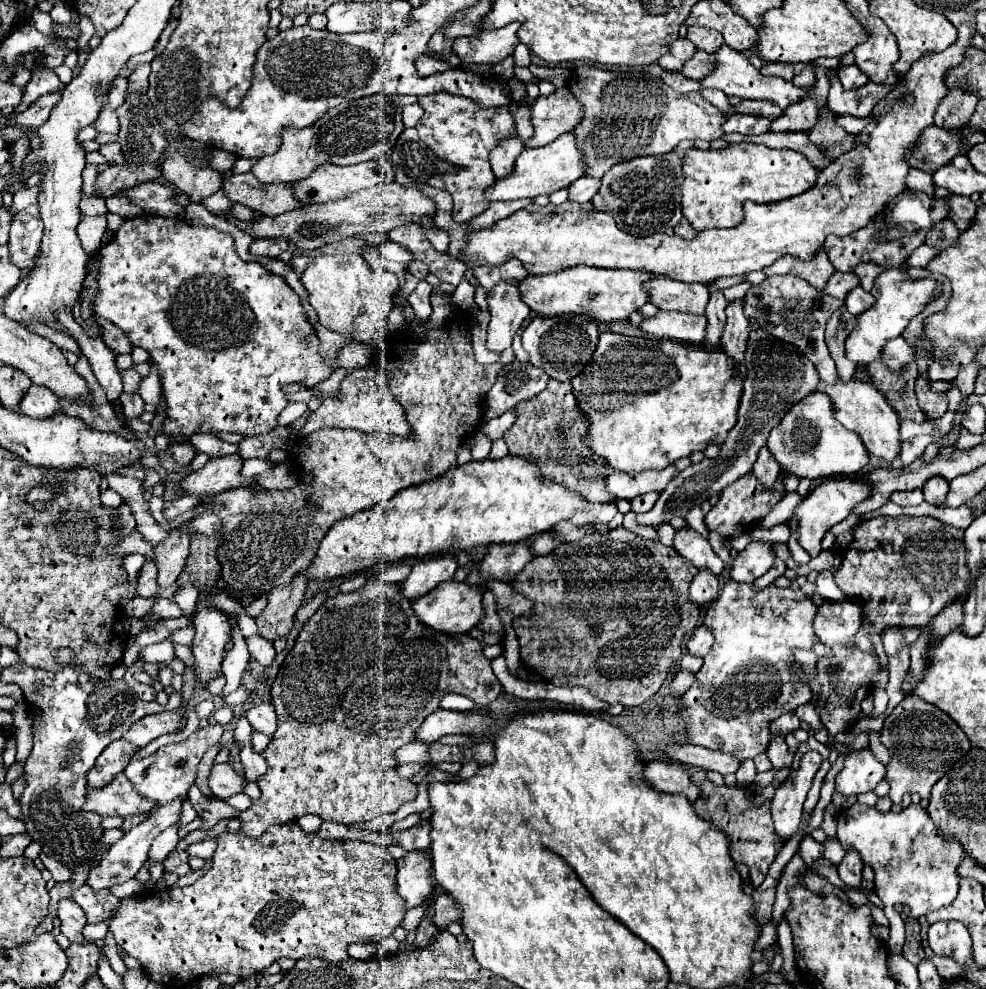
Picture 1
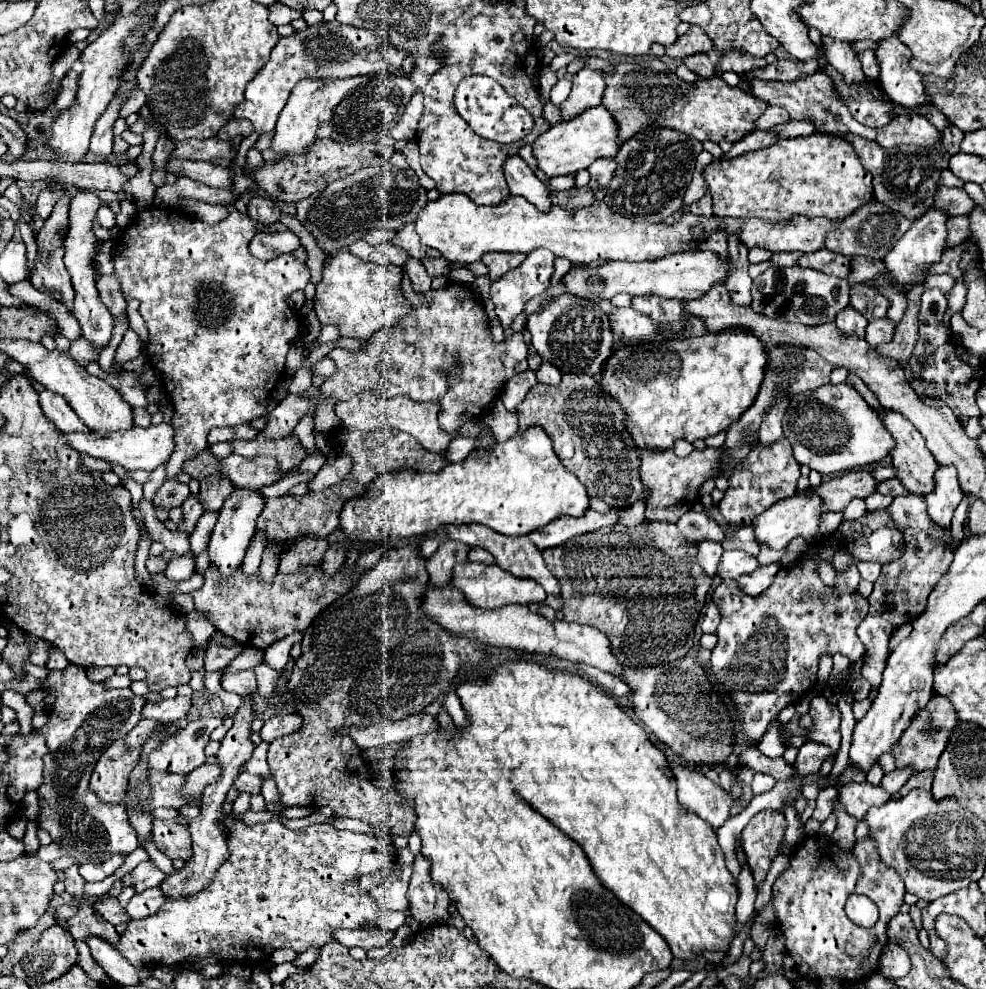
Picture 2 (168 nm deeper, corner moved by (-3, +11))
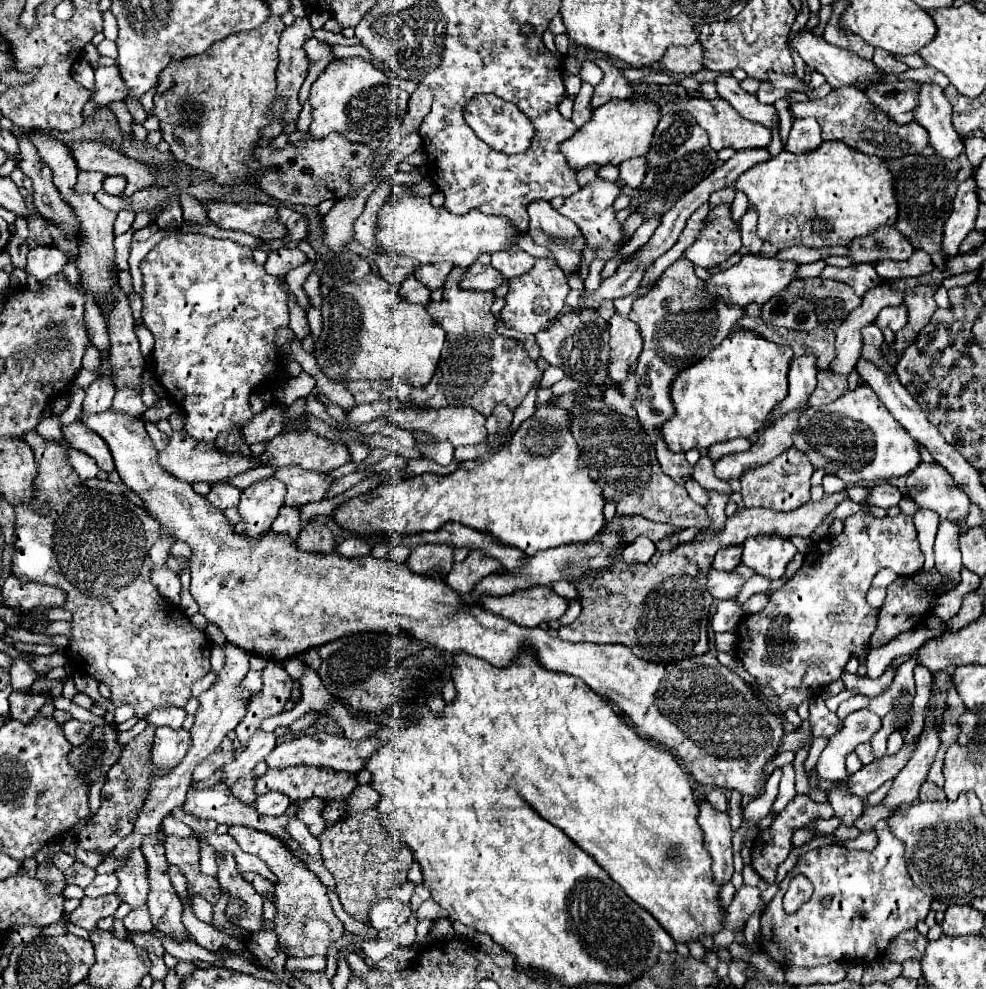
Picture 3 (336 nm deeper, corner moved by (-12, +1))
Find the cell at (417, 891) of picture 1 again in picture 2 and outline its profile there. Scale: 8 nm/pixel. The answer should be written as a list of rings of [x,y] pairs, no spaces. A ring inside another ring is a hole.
[[[396,862],[394,870],[388,874],[388,878],[378,884],[370,894],[380,902],[382,908],[388,910],[408,910],[408,900],[406,900],[406,888],[410,884],[410,872],[412,866],[402,866]]]

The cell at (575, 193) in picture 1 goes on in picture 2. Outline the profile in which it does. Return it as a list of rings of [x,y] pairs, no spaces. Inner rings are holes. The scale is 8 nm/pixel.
[[[602,158],[602,160],[596,160],[588,166],[588,172],[590,172],[590,178],[596,180],[598,184],[602,186],[608,186],[608,182],[612,180],[612,174],[614,174],[614,160],[612,158]]]

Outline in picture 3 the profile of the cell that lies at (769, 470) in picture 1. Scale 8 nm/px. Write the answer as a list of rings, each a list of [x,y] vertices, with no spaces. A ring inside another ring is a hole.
[[[807,348],[801,358],[795,358],[795,360],[791,362],[791,370],[789,370],[789,394],[787,394],[787,398],[773,410],[767,426],[773,424],[779,416],[783,416],[783,414],[787,414],[787,412],[791,412],[791,410],[799,410],[799,406],[801,406],[803,402],[807,402],[807,398],[811,396],[811,392],[813,392],[815,386],[817,386],[817,378],[815,378],[817,372],[819,372],[817,360],[815,360],[813,352]]]

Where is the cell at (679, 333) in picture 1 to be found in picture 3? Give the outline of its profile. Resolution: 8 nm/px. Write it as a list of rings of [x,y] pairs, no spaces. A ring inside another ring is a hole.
[[[615,314],[607,320],[607,326],[611,350],[607,380],[603,384],[589,384],[581,394],[569,392],[535,408],[535,414],[519,426],[513,440],[477,460],[461,462],[449,476],[427,472],[407,482],[379,486],[347,500],[331,512],[333,522],[361,536],[390,536],[395,532],[413,535],[423,530],[439,530],[439,526],[447,522],[459,522],[475,530],[487,530],[525,554],[593,538],[605,526],[605,498],[589,476],[581,450],[573,440],[571,406],[587,394],[589,398],[605,398],[605,404],[613,412],[635,418],[631,398],[635,396],[637,382],[631,368],[643,346],[641,334],[631,320]],[[609,386],[615,386],[615,390],[607,390]]]

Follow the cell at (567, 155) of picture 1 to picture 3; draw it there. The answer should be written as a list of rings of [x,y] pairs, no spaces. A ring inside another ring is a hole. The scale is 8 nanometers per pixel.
[[[643,96],[633,98],[633,100],[615,98],[609,104],[603,104],[597,110],[593,110],[593,118],[583,128],[579,128],[573,138],[563,142],[561,150],[567,162],[575,170],[583,170],[589,164],[605,166],[609,162],[619,164],[635,156],[645,156],[651,148],[651,140],[653,140],[657,122],[661,118],[659,110],[661,110],[659,104],[643,100]]]

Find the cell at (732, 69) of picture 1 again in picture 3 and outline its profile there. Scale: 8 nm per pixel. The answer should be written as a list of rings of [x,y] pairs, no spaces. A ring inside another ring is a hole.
[[[845,86],[843,90],[833,90],[829,96],[819,100],[807,100],[797,102],[789,106],[791,116],[807,118],[813,116],[821,126],[821,136],[825,142],[839,140],[847,146],[863,152],[863,154],[875,154],[879,158],[899,158],[905,154],[917,154],[927,146],[927,132],[917,122],[909,122],[905,126],[895,124],[883,110],[879,110],[875,104],[867,102],[867,96],[863,90],[855,86]]]

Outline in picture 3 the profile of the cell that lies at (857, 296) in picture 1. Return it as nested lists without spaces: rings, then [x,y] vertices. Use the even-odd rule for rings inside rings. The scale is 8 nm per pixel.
[[[895,306],[895,308],[881,310],[881,314],[879,314],[879,318],[875,320],[875,324],[877,324],[879,328],[891,328],[893,332],[901,330],[901,328],[907,324],[905,306]]]

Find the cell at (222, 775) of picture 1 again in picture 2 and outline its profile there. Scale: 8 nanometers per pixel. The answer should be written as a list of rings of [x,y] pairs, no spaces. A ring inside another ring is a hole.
[[[240,772],[234,780],[234,786],[238,792],[250,792],[250,794],[258,794],[260,786],[262,786],[262,778],[248,774],[248,772]]]

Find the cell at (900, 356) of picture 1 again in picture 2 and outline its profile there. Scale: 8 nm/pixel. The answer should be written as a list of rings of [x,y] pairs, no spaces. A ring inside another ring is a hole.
[[[882,318],[882,320],[872,320],[868,322],[868,328],[866,328],[866,342],[876,348],[878,344],[882,342],[888,342],[894,334],[894,328],[896,324],[890,320],[890,318]]]

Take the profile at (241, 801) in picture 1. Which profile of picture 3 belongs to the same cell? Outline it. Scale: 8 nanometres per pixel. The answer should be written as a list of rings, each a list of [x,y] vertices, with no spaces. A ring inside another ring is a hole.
[[[229,826],[229,836],[241,846],[243,852],[259,856],[273,874],[277,874],[279,884],[275,886],[275,896],[277,896],[277,914],[275,914],[275,932],[279,936],[279,946],[287,950],[287,956],[297,956],[297,958],[307,958],[327,954],[327,948],[331,942],[341,938],[345,934],[343,924],[331,910],[331,902],[327,896],[327,888],[311,874],[299,858],[295,858],[281,842],[271,838],[269,834],[251,830],[247,826]]]

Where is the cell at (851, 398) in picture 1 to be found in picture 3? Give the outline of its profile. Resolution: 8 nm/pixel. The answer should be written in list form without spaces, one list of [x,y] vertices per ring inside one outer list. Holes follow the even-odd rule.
[[[921,462],[911,476],[907,476],[907,496],[911,496],[919,508],[935,510],[943,520],[961,524],[969,516],[969,498],[961,490],[955,490],[951,476],[939,464]]]

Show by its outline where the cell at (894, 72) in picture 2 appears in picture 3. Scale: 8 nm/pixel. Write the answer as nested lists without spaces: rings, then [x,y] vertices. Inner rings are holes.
[[[921,84],[915,122],[929,134],[929,146],[945,160],[955,160],[963,152],[963,142],[951,124],[951,104],[943,98],[943,88],[937,84]]]

